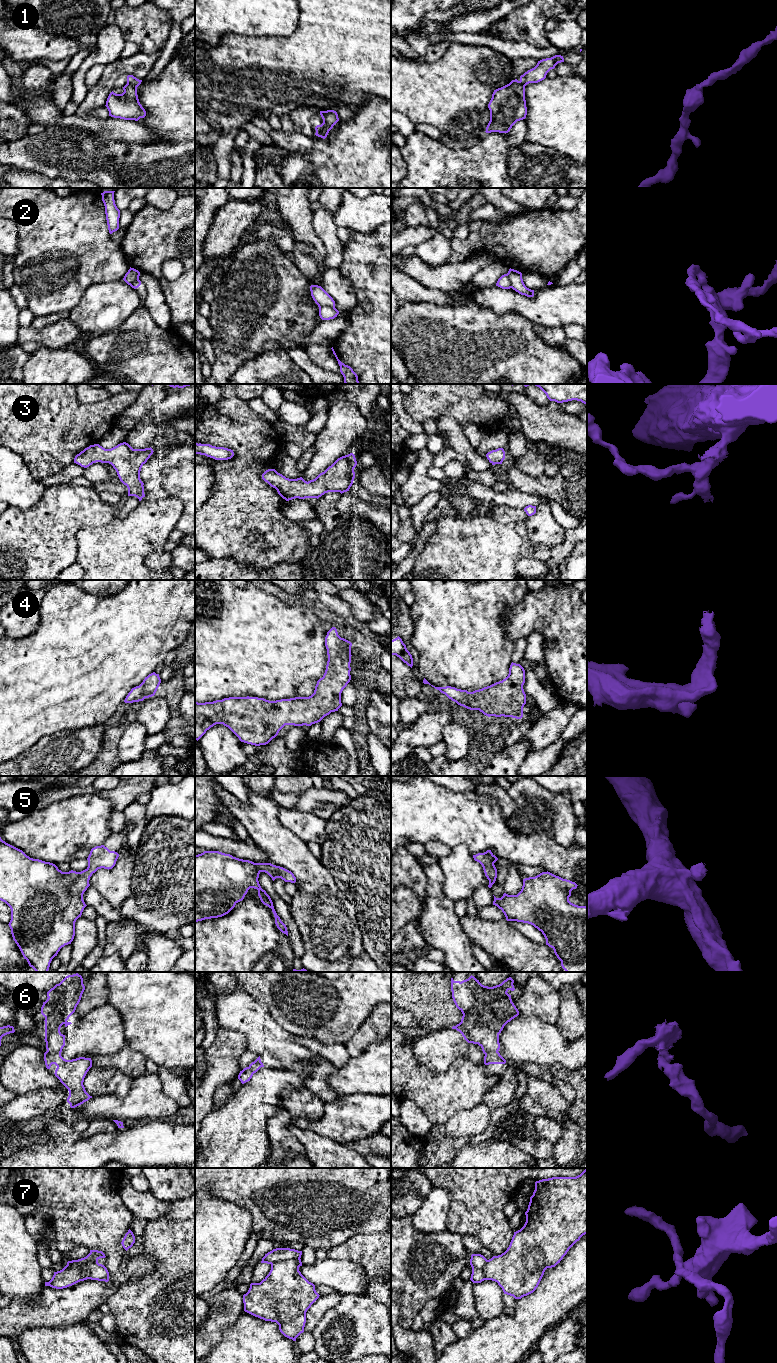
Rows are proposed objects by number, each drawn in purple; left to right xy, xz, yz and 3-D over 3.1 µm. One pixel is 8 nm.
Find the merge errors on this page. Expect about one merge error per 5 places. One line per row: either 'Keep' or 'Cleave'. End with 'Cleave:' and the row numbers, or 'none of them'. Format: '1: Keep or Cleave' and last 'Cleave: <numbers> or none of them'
1: Keep
2: Cleave
3: Keep
4: Keep
5: Keep
6: Keep
7: Cleave
Cleave: 2, 7

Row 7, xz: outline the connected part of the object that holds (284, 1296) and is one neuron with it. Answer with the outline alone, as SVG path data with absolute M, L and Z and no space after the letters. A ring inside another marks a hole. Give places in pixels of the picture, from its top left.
M300 1258L271 1264L269 1274L260 1283L251 1283L248 1292L243 1295L245 1312L265 1321L276 1322L280 1332L293 1341L304 1332L306 1312L320 1296L315 1285L301 1274L300 1266Z

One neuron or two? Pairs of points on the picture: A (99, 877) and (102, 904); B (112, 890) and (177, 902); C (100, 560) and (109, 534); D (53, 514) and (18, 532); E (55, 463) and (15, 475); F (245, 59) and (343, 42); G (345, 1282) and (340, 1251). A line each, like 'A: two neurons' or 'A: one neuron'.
A: two neurons
B: two neurons
C: one neuron
D: one neuron
E: two neurons
F: one neuron
G: two neurons

